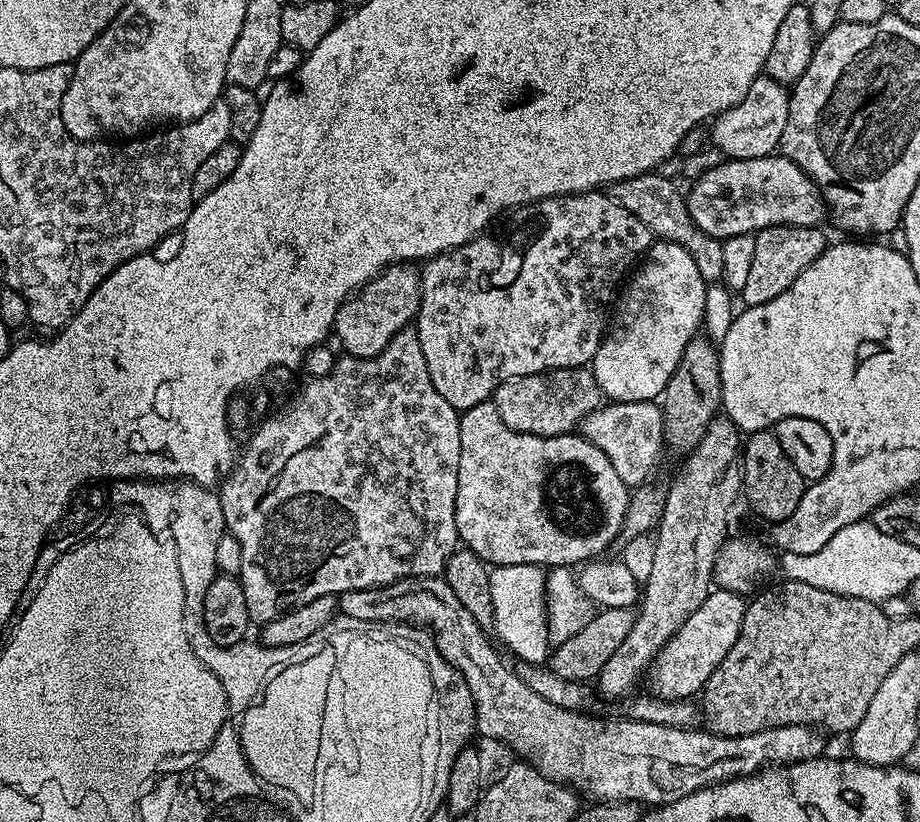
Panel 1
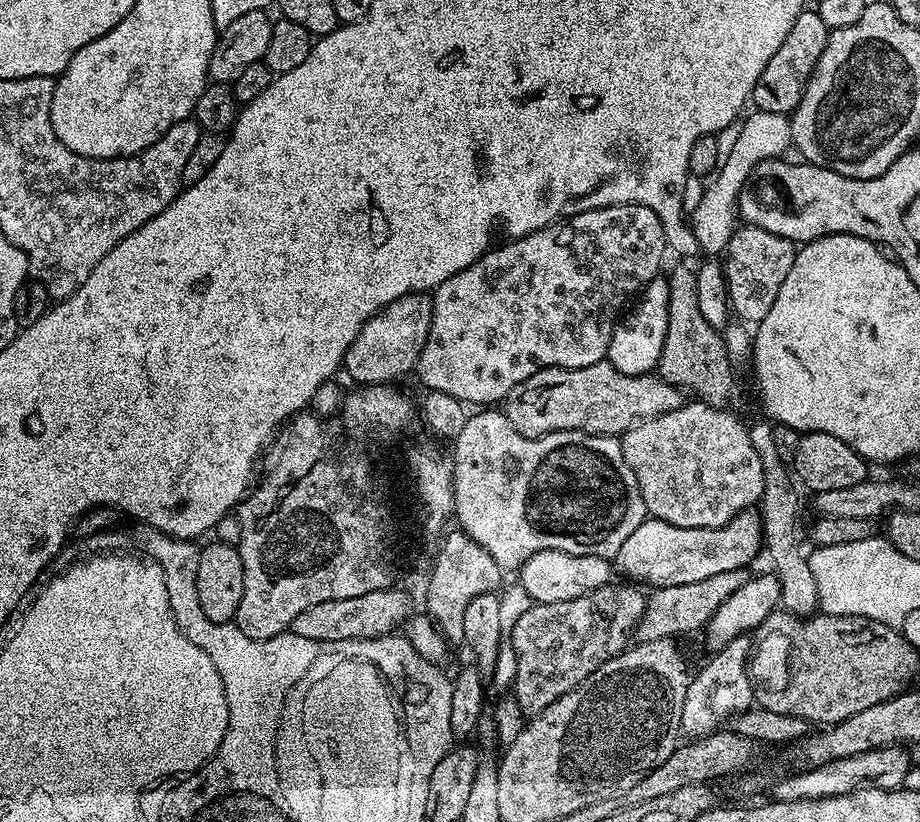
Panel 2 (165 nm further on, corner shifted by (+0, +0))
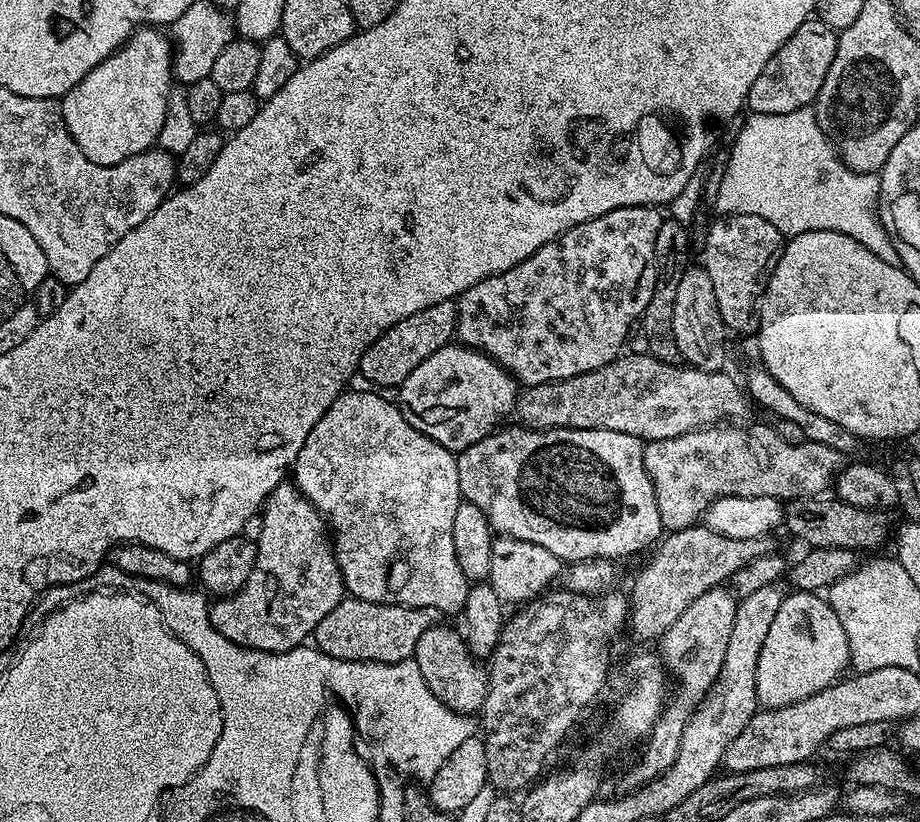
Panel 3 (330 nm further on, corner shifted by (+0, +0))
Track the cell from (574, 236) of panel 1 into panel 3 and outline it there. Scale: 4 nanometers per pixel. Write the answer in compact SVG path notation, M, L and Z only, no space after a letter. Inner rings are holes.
M630 206L610 210L610 214L602 214L590 222L582 222L570 230L566 230L558 238L546 242L530 258L518 262L510 270L497 276L486 278L470 290L463 292L456 300L456 335L455 339L465 348L475 348L477 352L486 353L491 360L498 362L510 375L516 379L517 385L533 388L546 382L558 382L566 378L574 378L578 374L586 374L609 364L611 360L621 355L624 339L632 328L632 323L639 321L646 310L646 302L650 302L650 294L654 294L656 281L656 251L654 241L658 239L658 226L662 219L661 209L656 206Z

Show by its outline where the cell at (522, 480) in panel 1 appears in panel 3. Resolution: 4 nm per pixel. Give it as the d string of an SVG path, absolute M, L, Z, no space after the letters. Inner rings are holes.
M508 427L492 432L482 442L474 442L456 457L460 495L486 514L493 533L537 543L561 562L616 562L619 556L651 549L661 539L658 502L644 461L645 441L618 434L618 430Z

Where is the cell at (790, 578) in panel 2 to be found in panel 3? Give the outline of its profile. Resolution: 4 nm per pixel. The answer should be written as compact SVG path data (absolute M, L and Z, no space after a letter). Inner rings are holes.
M793 591L785 595L774 615L767 633L766 642L762 645L762 652L758 655L757 664L757 698L759 707L782 708L804 698L818 694L823 688L835 684L849 671L852 655L846 638L846 630L842 630L842 622L838 622L838 614L834 614L823 595L814 592Z

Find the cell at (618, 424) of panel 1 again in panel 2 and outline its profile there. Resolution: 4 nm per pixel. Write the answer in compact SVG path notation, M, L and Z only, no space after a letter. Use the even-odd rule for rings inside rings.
M685 402L678 410L670 410L666 414L658 414L658 418L643 420L641 424L635 424L629 432L623 433L619 437L622 454L626 458L630 470L634 470L634 478L638 482L638 490L642 494L642 502L646 506L648 516L661 520L662 522L670 522L670 526L682 526L683 528L717 528L726 522L730 522L740 512L759 505L760 495L764 489L764 471L762 470L762 458L758 458L758 453L754 450L752 443L750 443L748 429L749 425L747 423L743 424L732 413L732 410L728 408L715 408L709 404L699 402Z

